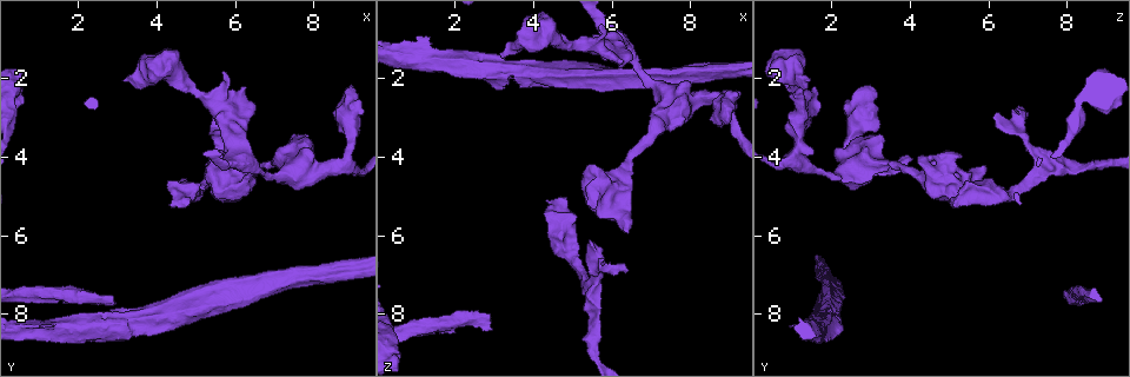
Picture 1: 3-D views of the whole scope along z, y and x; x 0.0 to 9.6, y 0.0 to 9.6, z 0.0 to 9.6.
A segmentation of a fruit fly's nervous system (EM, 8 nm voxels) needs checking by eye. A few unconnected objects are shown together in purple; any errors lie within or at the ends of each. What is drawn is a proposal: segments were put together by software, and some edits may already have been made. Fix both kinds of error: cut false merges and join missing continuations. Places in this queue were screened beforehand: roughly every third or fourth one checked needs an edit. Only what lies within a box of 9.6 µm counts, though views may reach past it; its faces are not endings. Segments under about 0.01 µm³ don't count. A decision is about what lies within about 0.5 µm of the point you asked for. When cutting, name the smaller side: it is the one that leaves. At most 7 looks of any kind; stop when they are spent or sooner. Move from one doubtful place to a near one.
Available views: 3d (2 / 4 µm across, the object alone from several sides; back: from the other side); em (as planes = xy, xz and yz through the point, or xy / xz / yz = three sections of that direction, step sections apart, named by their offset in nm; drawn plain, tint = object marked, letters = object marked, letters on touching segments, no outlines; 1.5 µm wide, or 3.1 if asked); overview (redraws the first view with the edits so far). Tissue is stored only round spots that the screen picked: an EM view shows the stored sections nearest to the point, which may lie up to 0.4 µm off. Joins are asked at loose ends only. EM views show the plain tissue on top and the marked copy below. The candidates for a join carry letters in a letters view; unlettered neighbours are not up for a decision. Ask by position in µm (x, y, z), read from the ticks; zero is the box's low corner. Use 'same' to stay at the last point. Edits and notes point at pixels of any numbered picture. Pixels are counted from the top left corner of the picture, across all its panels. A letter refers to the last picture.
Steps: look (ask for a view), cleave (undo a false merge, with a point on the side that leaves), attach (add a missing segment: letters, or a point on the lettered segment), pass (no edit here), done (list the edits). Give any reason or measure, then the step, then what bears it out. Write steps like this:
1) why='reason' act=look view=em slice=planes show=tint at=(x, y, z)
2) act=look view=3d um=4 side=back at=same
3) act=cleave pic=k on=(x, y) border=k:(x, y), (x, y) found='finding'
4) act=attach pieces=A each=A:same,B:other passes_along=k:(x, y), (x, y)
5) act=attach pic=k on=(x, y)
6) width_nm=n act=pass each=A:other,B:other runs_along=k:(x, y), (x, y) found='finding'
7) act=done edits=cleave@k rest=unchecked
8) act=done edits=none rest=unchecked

act=look view=em slice=planes show=letters at=(3.10, 2.05, 1.35)

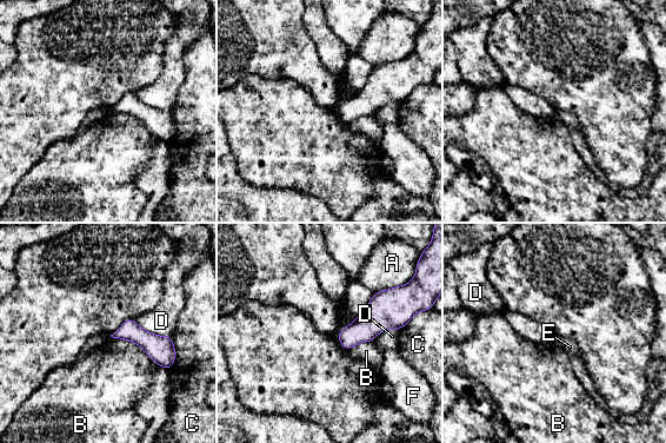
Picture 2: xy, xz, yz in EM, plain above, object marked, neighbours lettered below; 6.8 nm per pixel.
act=pass each=A:other,B:other,C:other,D:other,E:other,F:other border=2:(111, 336), (134, 342), (159, 365) found='none of them fits'

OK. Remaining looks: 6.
why='free end' act=look view=em slice=planes show=letters at=(5.65, 1.90, 0.60)

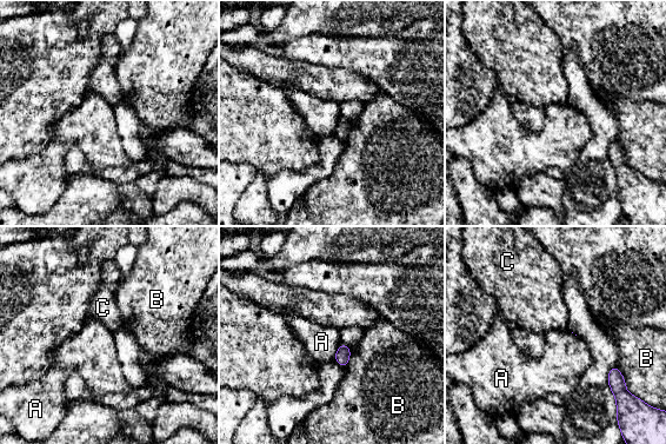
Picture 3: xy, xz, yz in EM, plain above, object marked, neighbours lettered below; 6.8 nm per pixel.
act=pass each=A:other,B:other,C:other border=3:(340, 343), (333, 359) found='none of them fits'

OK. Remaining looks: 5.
why='tapers out' act=look view=em slice=planes show=letters at=(6.35, 2.80, 6.90)

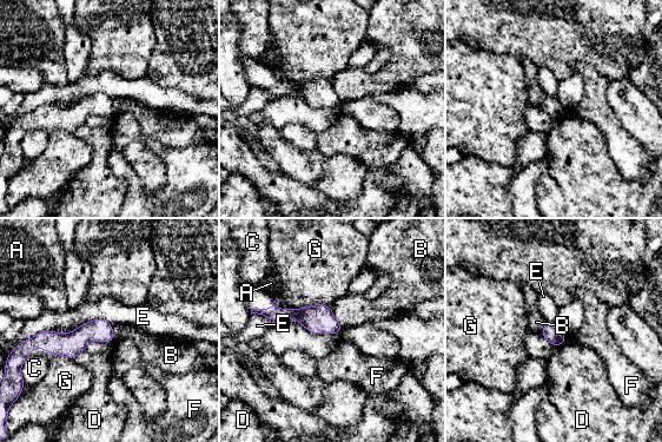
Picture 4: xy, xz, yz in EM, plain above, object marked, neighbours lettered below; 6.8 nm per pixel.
width_nm=130 act=pass each=A:other,B:other,C:other,D:other,E:other,F:other,G:other runs_along=4:(265, 311), (319, 318), (338, 329) found='none of them fits'

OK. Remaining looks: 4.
act=done edits=none rest=unchecked

